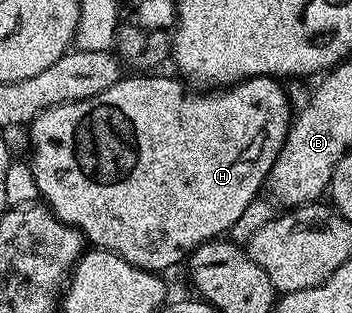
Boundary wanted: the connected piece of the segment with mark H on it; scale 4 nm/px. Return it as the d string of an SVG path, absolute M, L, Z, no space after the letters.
M161 75L122 76L121 81L115 83L115 87L107 87L107 91L99 95L43 111L27 129L29 145L33 148L33 181L41 192L40 200L61 222L79 230L90 246L106 249L109 253L119 255L127 263L150 271L169 269L180 261L182 264L194 249L228 234L225 232L232 225L240 223L241 216L256 199L257 192L268 182L275 159L285 146L291 124L289 94L286 86L276 77L249 77L228 87L198 91L176 76L173 76L174 78L157 76Z

